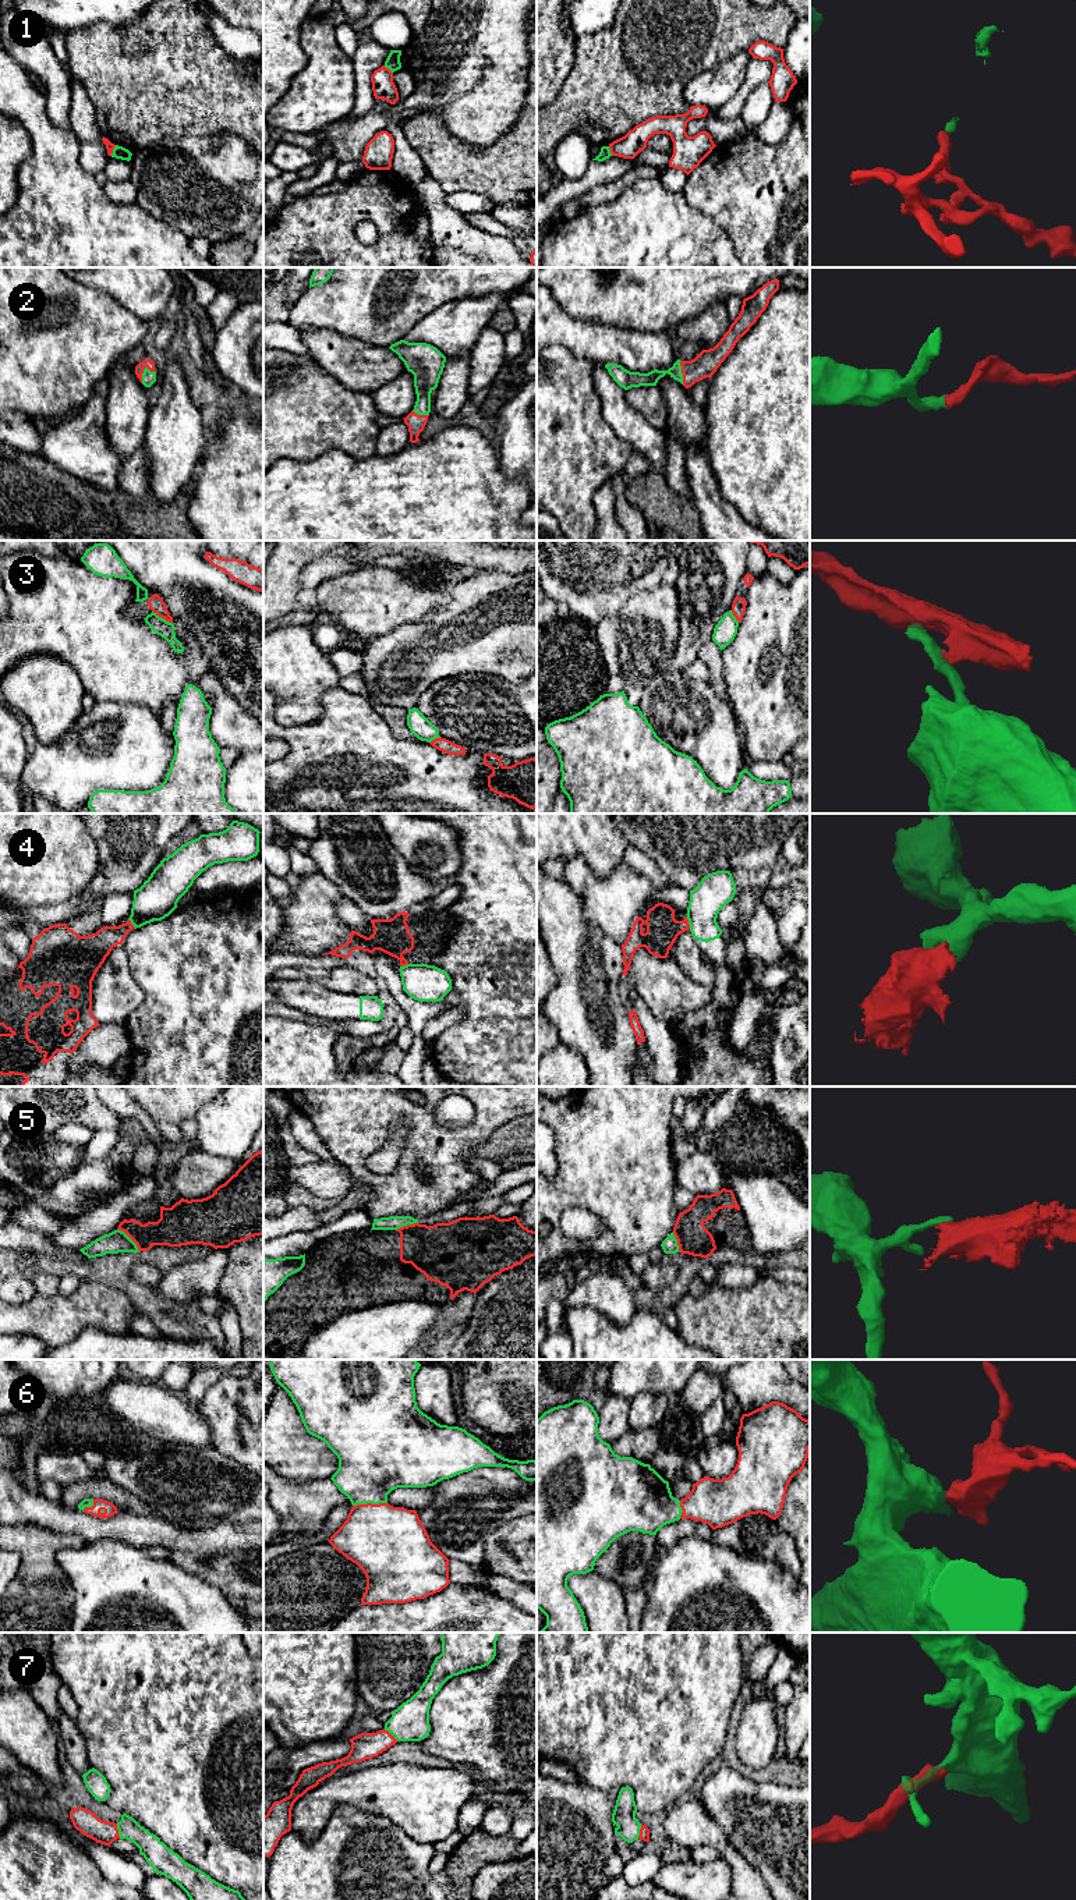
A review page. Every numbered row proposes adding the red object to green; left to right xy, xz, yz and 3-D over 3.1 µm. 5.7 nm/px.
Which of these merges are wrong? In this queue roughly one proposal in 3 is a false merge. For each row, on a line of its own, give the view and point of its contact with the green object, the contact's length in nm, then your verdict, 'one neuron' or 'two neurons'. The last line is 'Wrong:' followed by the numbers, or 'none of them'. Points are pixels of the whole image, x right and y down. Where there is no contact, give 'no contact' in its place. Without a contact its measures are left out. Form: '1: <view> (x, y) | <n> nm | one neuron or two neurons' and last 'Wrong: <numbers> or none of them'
1: xy (113, 151) | 70 nm | two neurons
2: xy (144, 371) | 110 nm | one neuron
3: xy (160, 617) | 140 nm | two neurons
4: yz (689, 922) | 80 nm | two neurons
5: xy (130, 1239) | 190 nm | two neurons
6: xz (370, 1502) | 200 nm | one neuron
7: xy (119, 1831) | 90 nm | one neuron
Wrong: 1, 3, 4, 5

